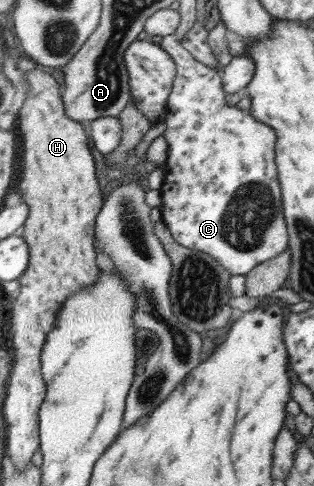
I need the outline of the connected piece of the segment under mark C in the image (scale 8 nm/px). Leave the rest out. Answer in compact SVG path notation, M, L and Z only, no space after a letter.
M172 34L162 38L161 46L173 56L177 63L178 73L174 82L172 93L169 97L168 111L166 115L166 129L163 132L170 144L169 158L164 169L164 184L160 188L162 203L160 206L162 218L174 235L178 244L184 245L192 250L200 250L210 254L218 260L223 267L226 267L232 276L247 276L262 263L278 257L284 250L289 248L289 228L285 219L285 211L282 205L281 175L278 174L276 159L276 143L278 134L274 128L259 120L250 110L242 110L240 107L228 105L226 101L225 83L222 82L222 72L218 69L208 67L201 60L198 60L190 53L183 43L178 41L178 36Z

